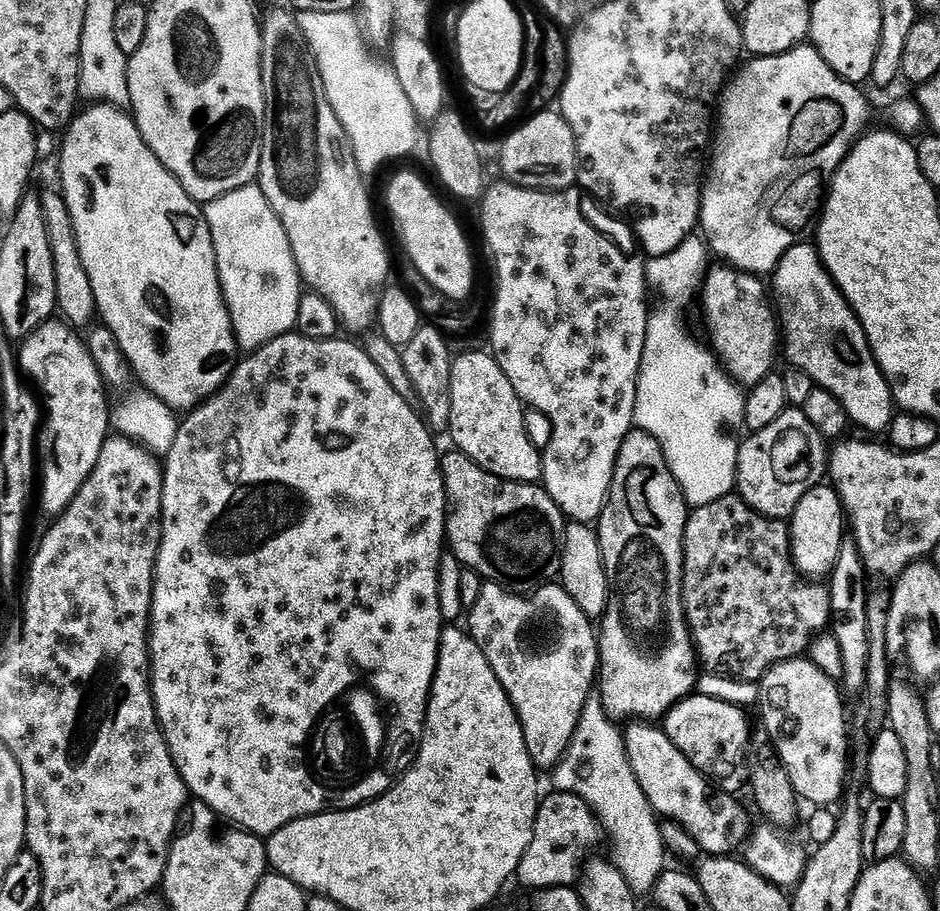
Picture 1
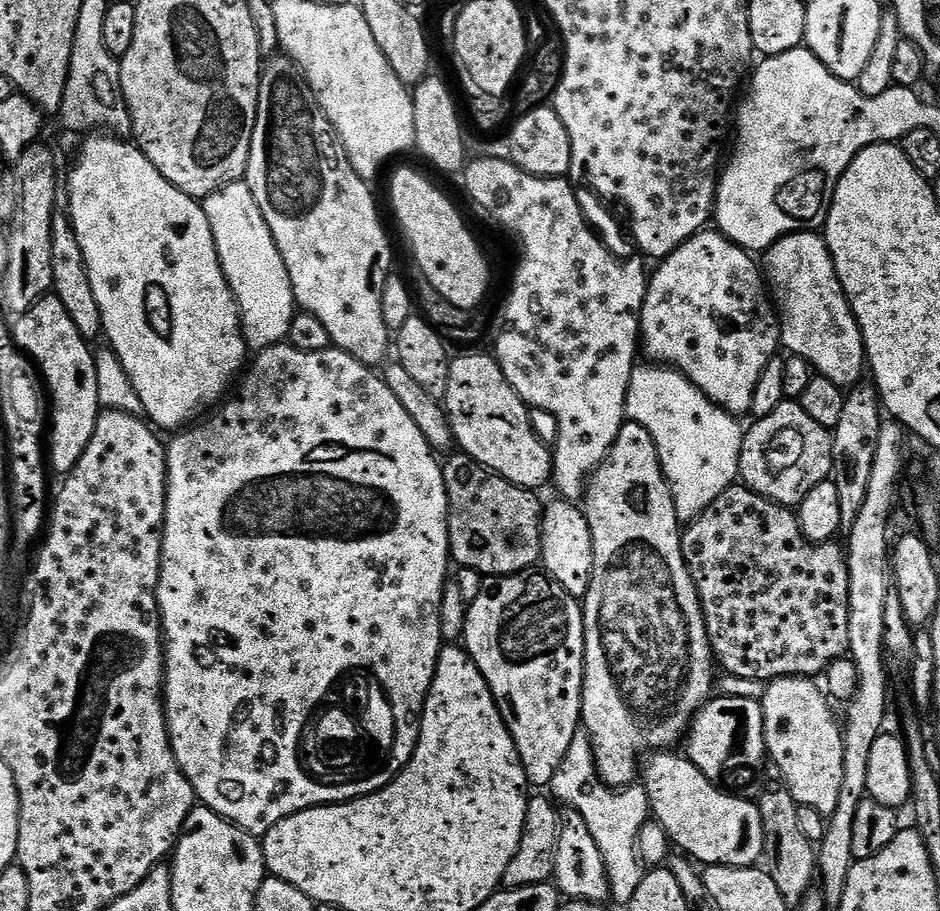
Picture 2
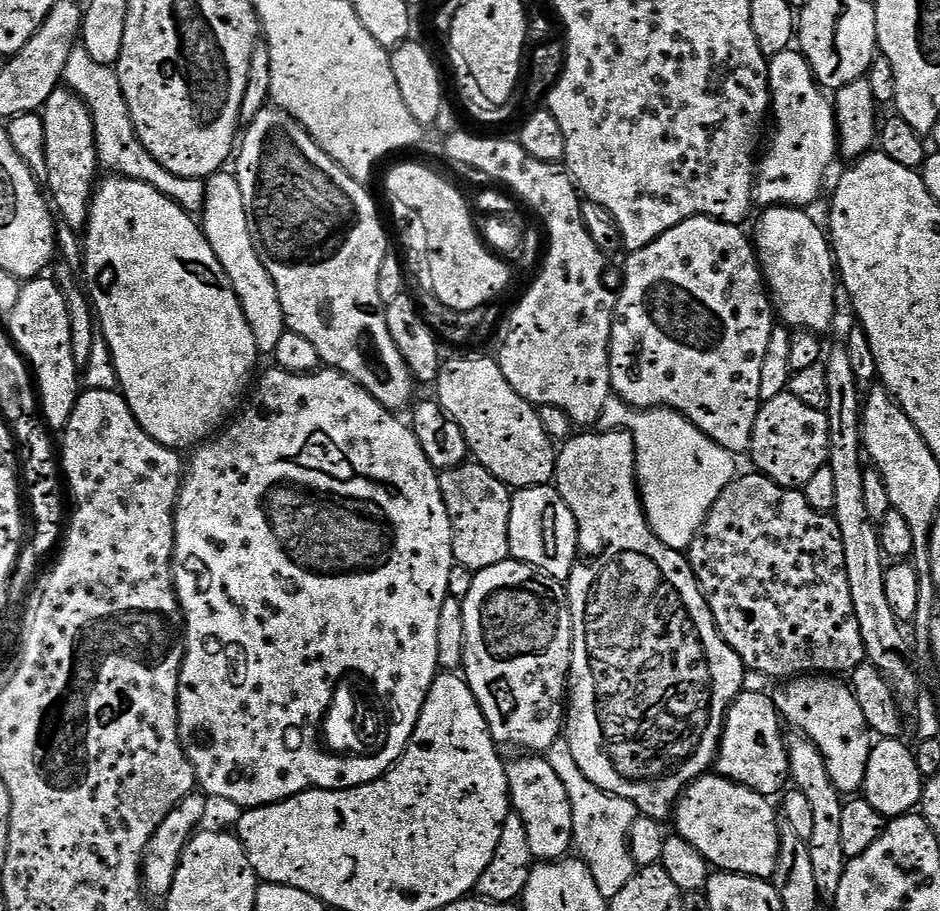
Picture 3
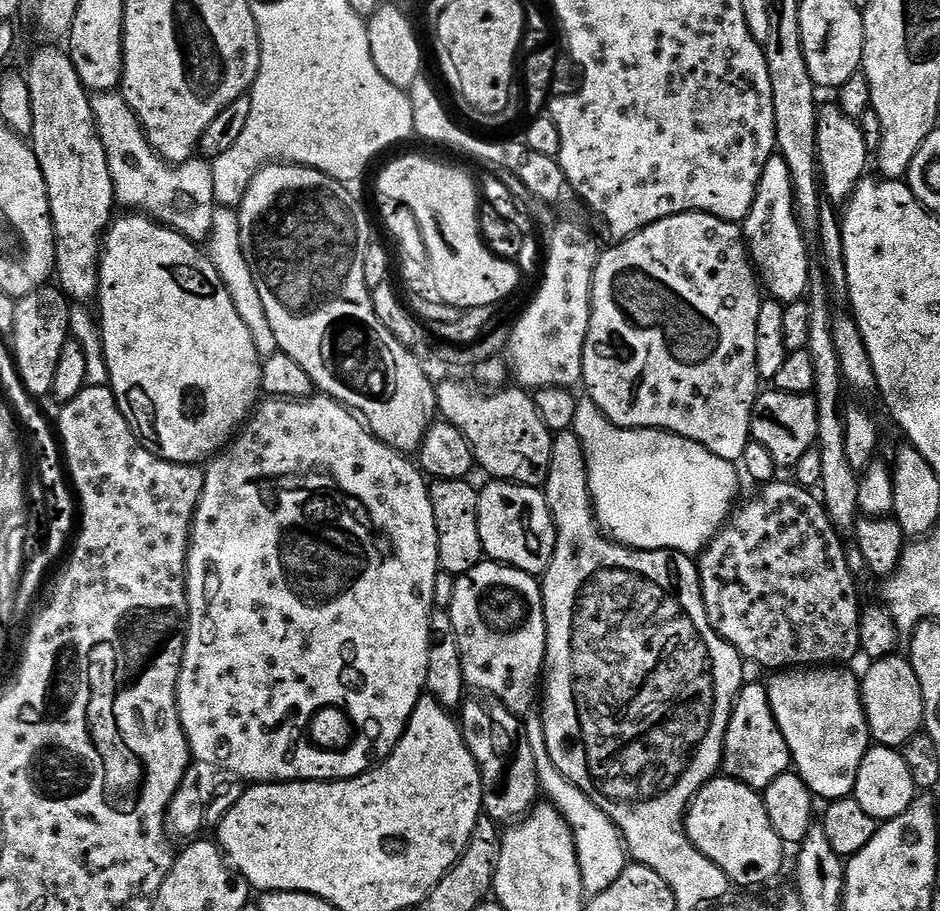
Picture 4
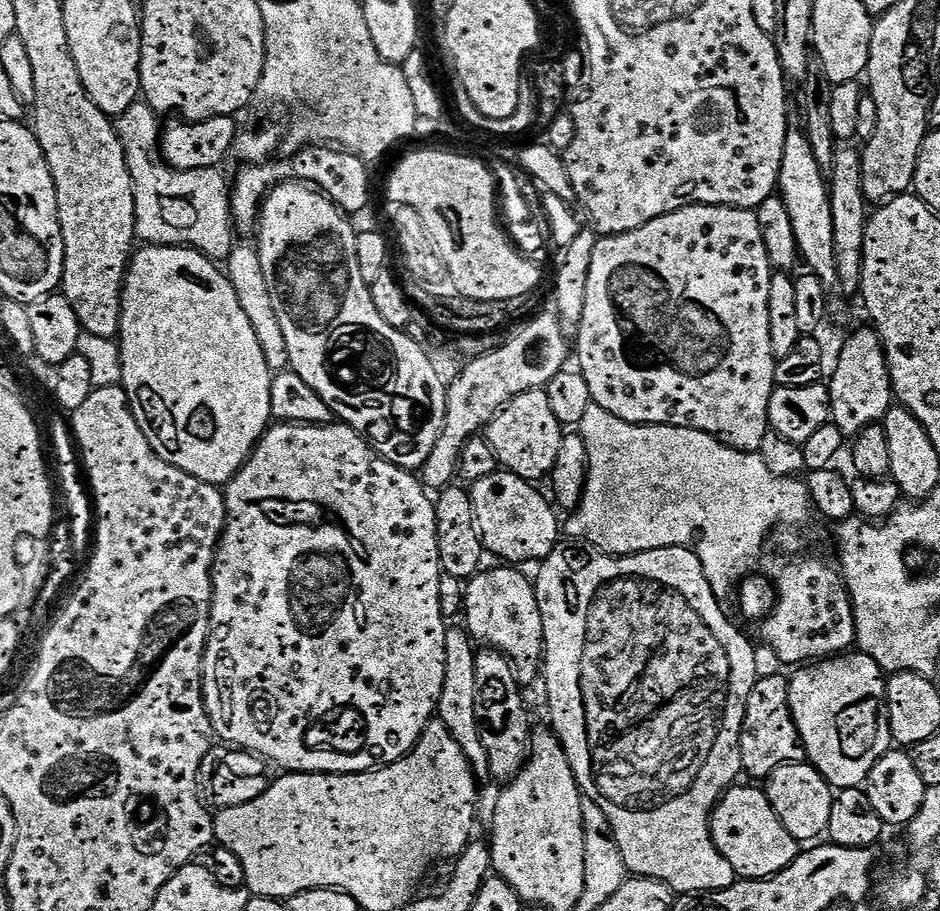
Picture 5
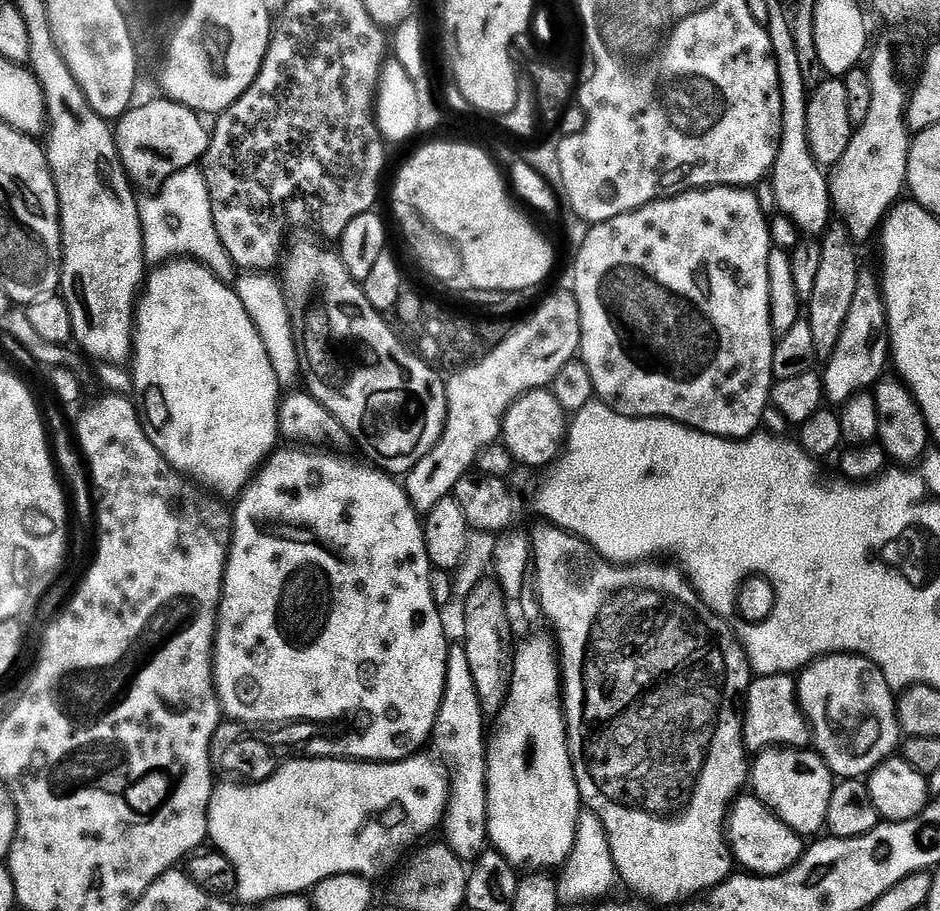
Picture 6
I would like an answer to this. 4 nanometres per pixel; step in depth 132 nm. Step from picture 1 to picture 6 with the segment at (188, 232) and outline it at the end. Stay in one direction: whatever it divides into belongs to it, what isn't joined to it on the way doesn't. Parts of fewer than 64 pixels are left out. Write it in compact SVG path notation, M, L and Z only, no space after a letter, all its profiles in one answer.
M180 260L169 262L157 267L153 272L156 273L153 276L151 273L147 277L146 287L142 292L142 299L138 304L138 319L135 321L134 335L134 362L136 360L136 370L134 369L135 391L138 393L138 396L144 399L142 416L146 421L148 437L155 448L164 455L164 461L176 469L177 472L191 478L193 481L199 482L209 493L215 494L217 497L239 497L248 485L252 483L262 465L277 447L276 440L278 441L280 436L282 386L274 374L274 366L266 354L266 346L262 342L262 338L250 318L250 314L244 309L244 303L240 301L240 295L236 293L235 287L223 284L211 270L195 261Z

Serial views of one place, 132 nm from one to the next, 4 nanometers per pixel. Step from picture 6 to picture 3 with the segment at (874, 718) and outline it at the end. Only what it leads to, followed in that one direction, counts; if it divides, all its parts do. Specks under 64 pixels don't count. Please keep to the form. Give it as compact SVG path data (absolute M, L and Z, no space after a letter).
M809 674L789 679L787 682L781 683L784 685L777 692L774 692L774 703L776 711L787 723L789 720L796 727L793 729L797 733L807 736L810 742L814 742L814 746L824 759L826 770L830 774L836 789L841 794L856 794L863 789L866 766L872 753L874 740L870 735L866 718L862 714L862 706L858 706L858 698L852 693L851 687L845 681L843 684L840 680L843 679L833 678L828 674Z

